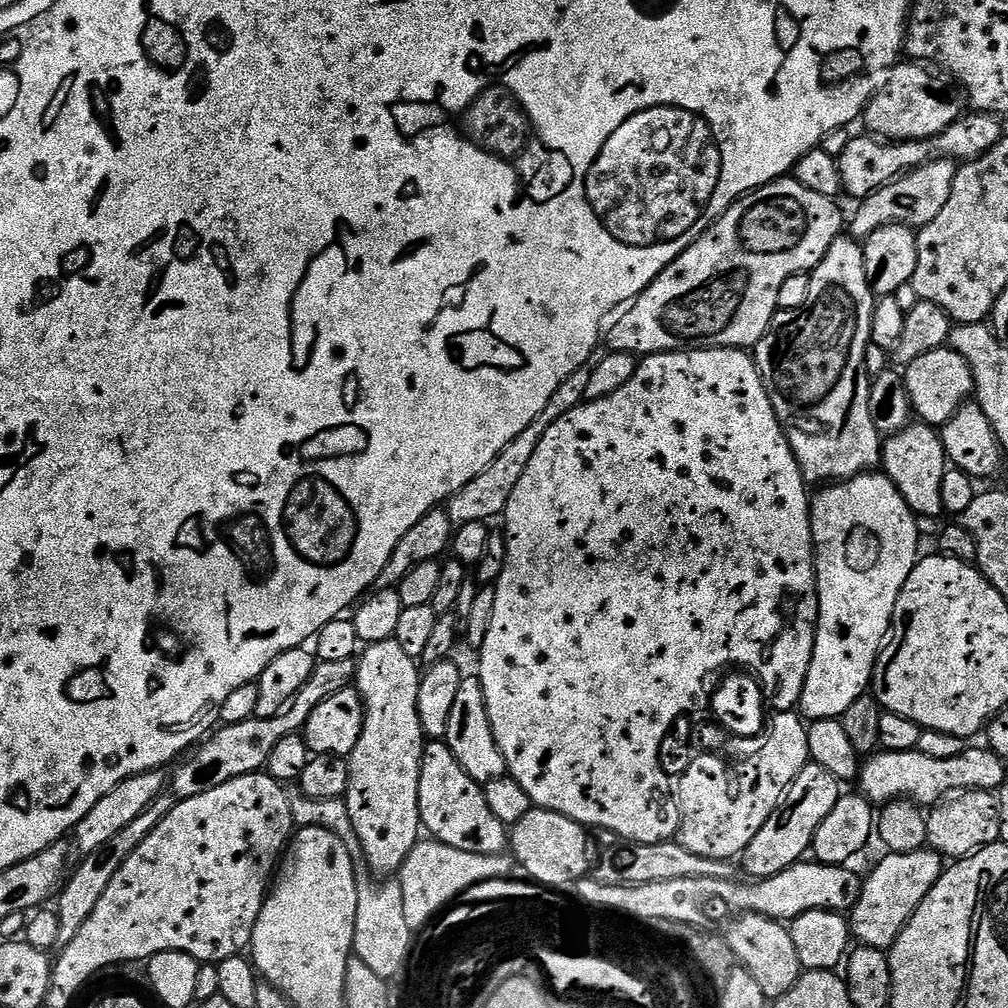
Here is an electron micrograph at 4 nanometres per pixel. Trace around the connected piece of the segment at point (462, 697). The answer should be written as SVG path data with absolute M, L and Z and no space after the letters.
M468 674L458 686L458 698L450 710L450 726L446 726L444 740L450 746L454 758L462 762L462 770L470 774L481 786L489 784L494 778L502 778L507 773L506 758L494 738L490 726L490 714L486 710L486 698L480 685L479 675Z

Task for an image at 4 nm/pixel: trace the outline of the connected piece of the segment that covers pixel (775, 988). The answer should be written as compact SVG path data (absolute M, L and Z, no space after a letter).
M740 914L733 920L736 921L726 931L726 939L739 967L746 969L750 978L758 982L758 987L769 1002L781 1000L802 975L798 950L794 950L794 938L790 938L788 928L781 921L768 916Z

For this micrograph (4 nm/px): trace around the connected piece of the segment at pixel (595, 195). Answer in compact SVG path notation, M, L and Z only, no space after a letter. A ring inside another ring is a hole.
M658 104L640 110L614 136L614 140L608 142L608 146L604 148L604 152L592 168L588 192L594 210L612 230L612 236L638 248L668 248L680 242L702 222L714 198L718 180L722 180L722 156L718 158L718 152L714 152L710 134L710 126L704 124L704 120L694 112L678 106ZM698 126L704 128L704 142L696 132Z

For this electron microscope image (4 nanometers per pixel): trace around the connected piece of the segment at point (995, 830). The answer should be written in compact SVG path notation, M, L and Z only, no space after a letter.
M969 790L935 805L926 816L927 847L949 861L965 860L1000 840L1000 802L991 791Z

